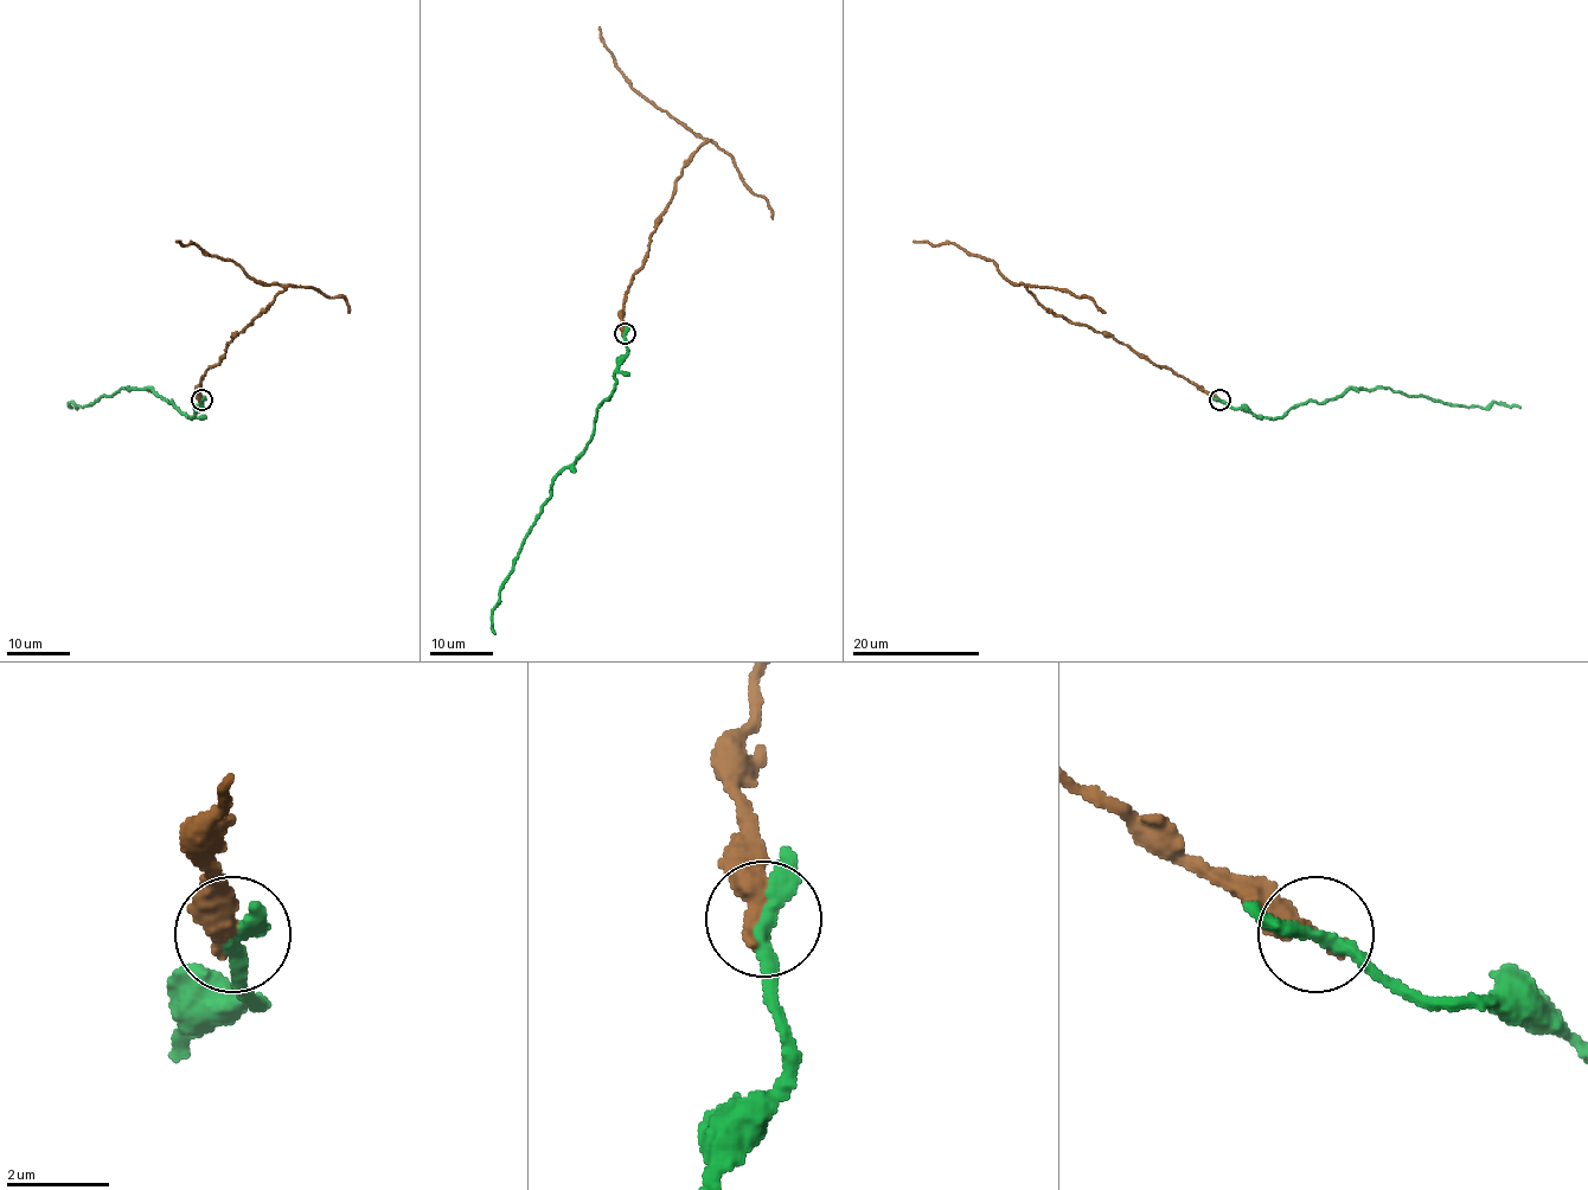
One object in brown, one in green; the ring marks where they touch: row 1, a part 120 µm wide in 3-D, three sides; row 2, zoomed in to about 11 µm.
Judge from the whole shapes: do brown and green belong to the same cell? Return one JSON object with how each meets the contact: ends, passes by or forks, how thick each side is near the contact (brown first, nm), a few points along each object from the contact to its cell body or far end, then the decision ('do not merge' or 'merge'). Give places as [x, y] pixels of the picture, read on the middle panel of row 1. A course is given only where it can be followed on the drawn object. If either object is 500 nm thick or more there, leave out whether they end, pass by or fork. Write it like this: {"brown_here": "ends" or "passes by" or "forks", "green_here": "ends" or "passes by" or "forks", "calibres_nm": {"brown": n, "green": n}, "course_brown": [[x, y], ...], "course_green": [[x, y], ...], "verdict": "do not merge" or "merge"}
{"brown_here": "ends", "green_here": "passes by", "calibres_nm": {"brown": 480, "green": 300}, "course_brown": [[623, 333], [622, 302], [645, 261], [650, 236], [684, 162], [706, 140], [640, 94], [618, 66], [599, 27]], "course_green": [[623, 333], [616, 389], [524, 542], [493, 608], [494, 634]], "verdict": "do not merge"}

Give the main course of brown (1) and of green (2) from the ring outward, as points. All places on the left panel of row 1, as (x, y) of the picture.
1: (200, 401), (204, 373), (283, 289), (255, 282), (235, 262), (207, 254), (194, 243), (175, 241)
2: (200, 401), (204, 408), (189, 417), (172, 401), (127, 388), (91, 405), (76, 408), (70, 402), (71, 408)

